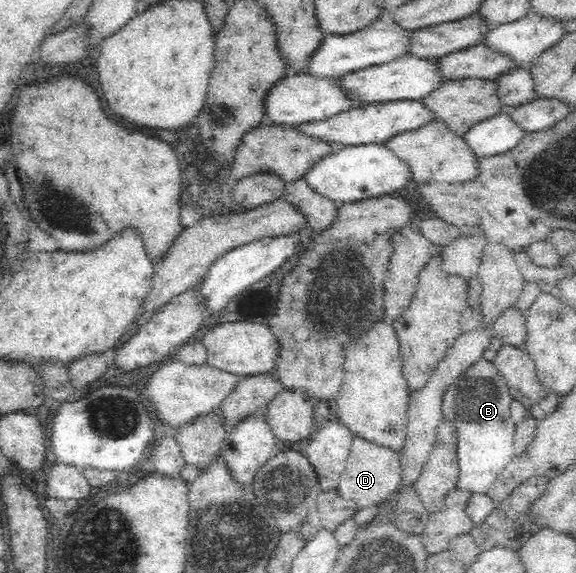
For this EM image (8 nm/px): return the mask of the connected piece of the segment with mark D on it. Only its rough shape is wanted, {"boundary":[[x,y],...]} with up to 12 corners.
{"boundary":[[354,437],[336,491],[357,510],[396,494],[400,455]]}

